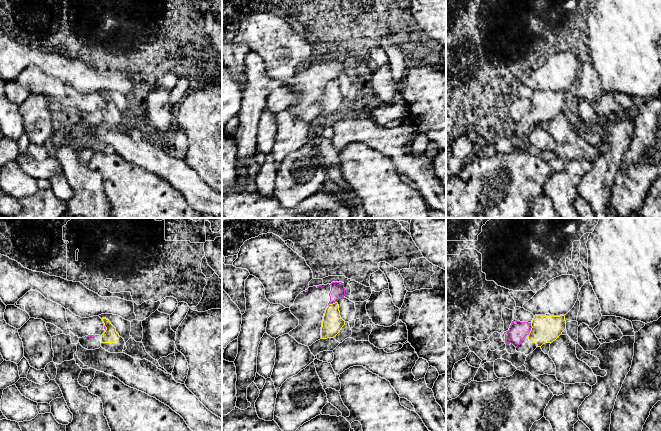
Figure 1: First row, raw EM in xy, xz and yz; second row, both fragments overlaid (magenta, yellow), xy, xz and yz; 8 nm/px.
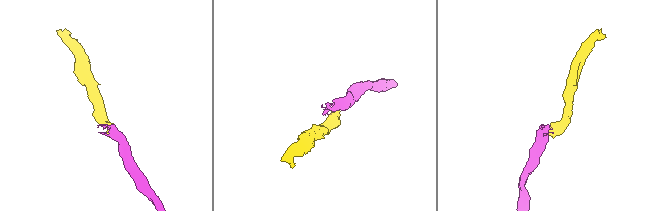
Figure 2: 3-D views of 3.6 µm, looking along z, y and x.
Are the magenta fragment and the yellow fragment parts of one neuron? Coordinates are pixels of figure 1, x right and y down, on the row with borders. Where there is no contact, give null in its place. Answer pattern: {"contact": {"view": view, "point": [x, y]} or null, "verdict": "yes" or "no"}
{"contact": {"view": "yz", "point": [530, 329]}, "verdict": "no"}

